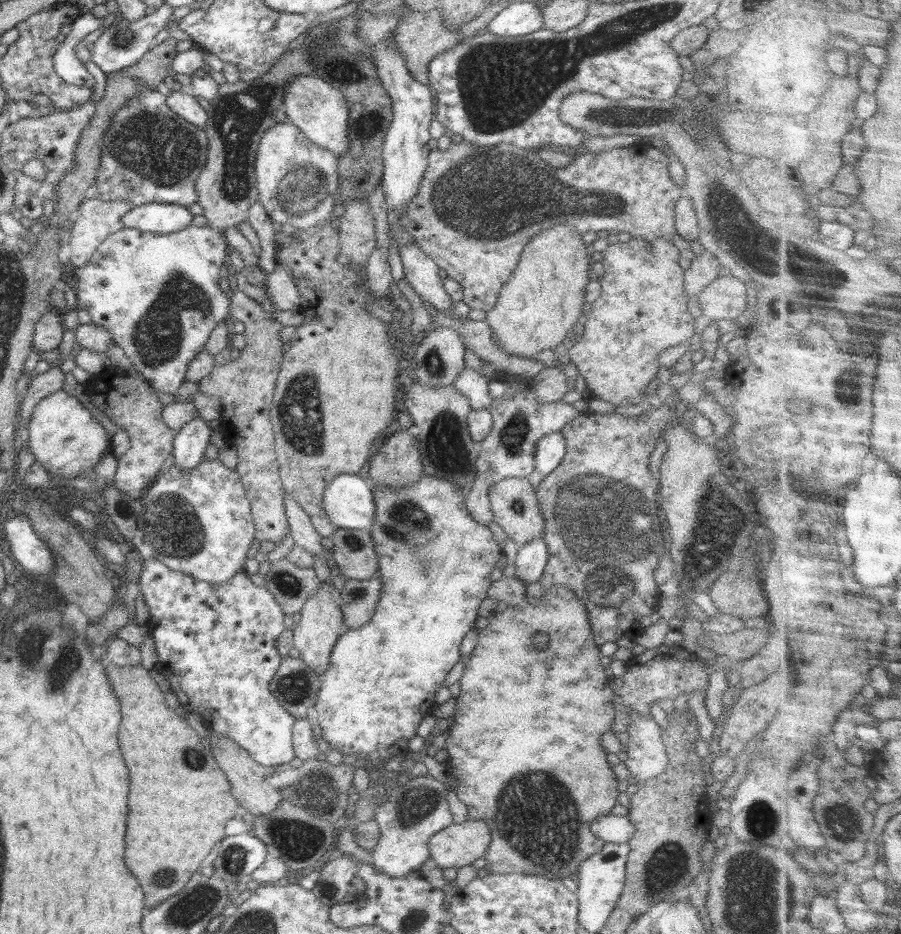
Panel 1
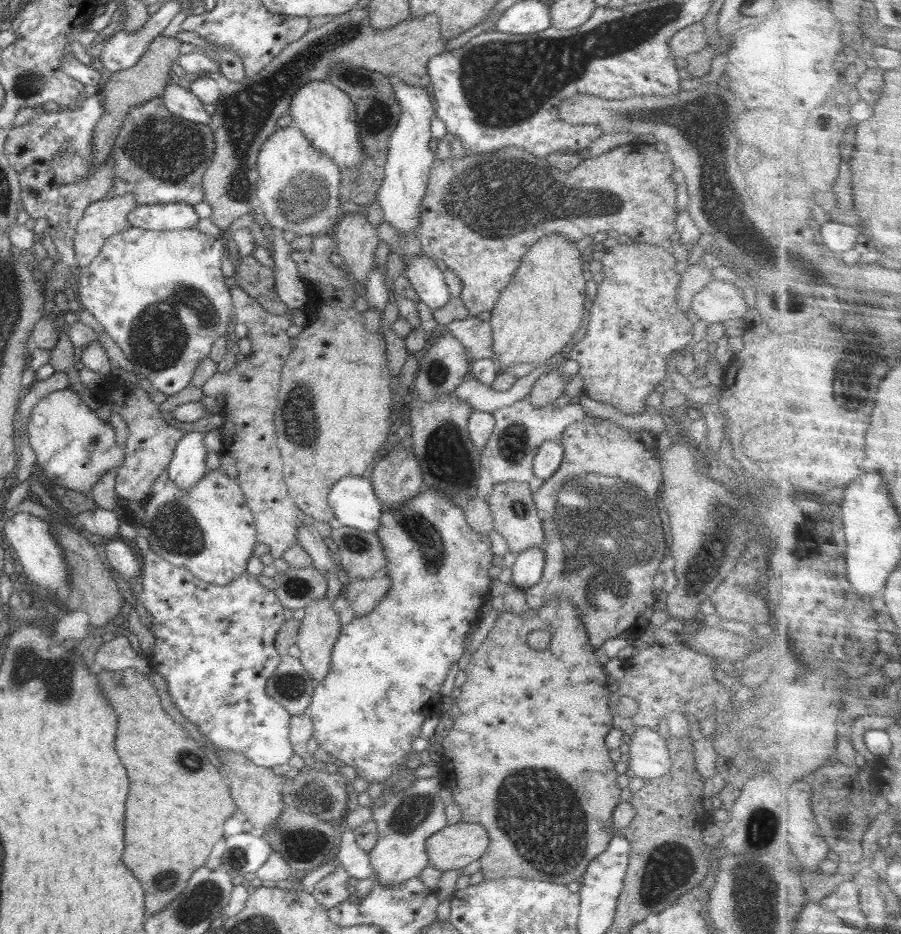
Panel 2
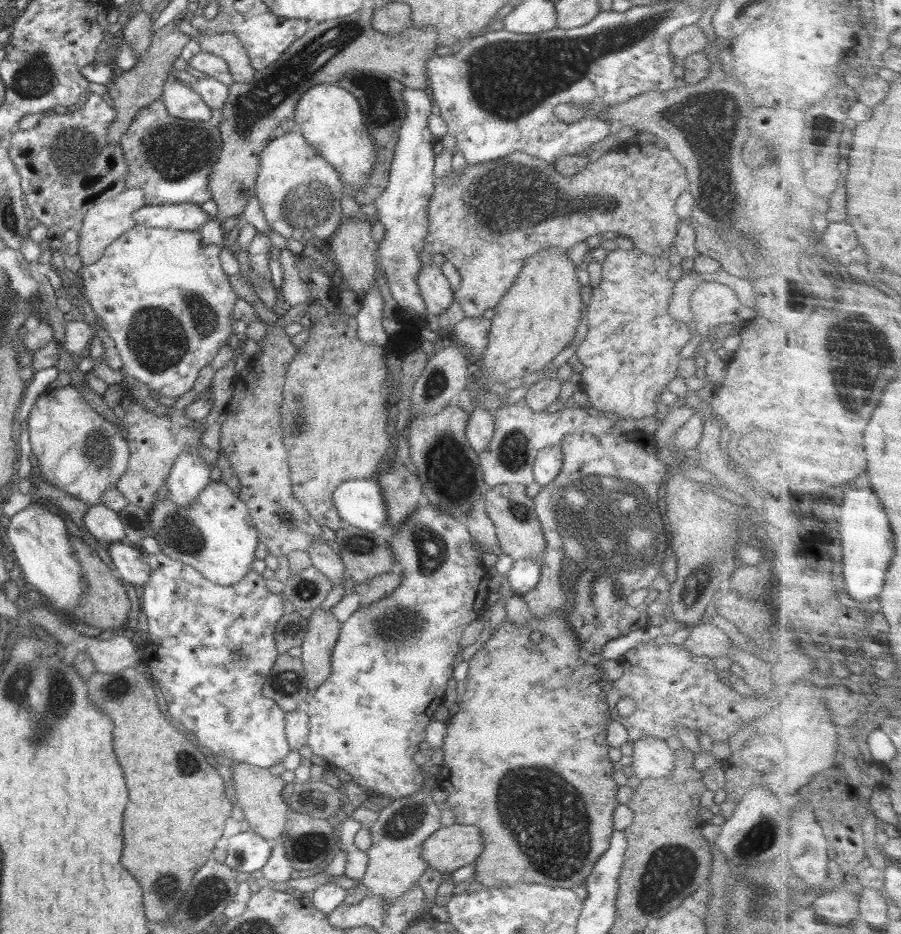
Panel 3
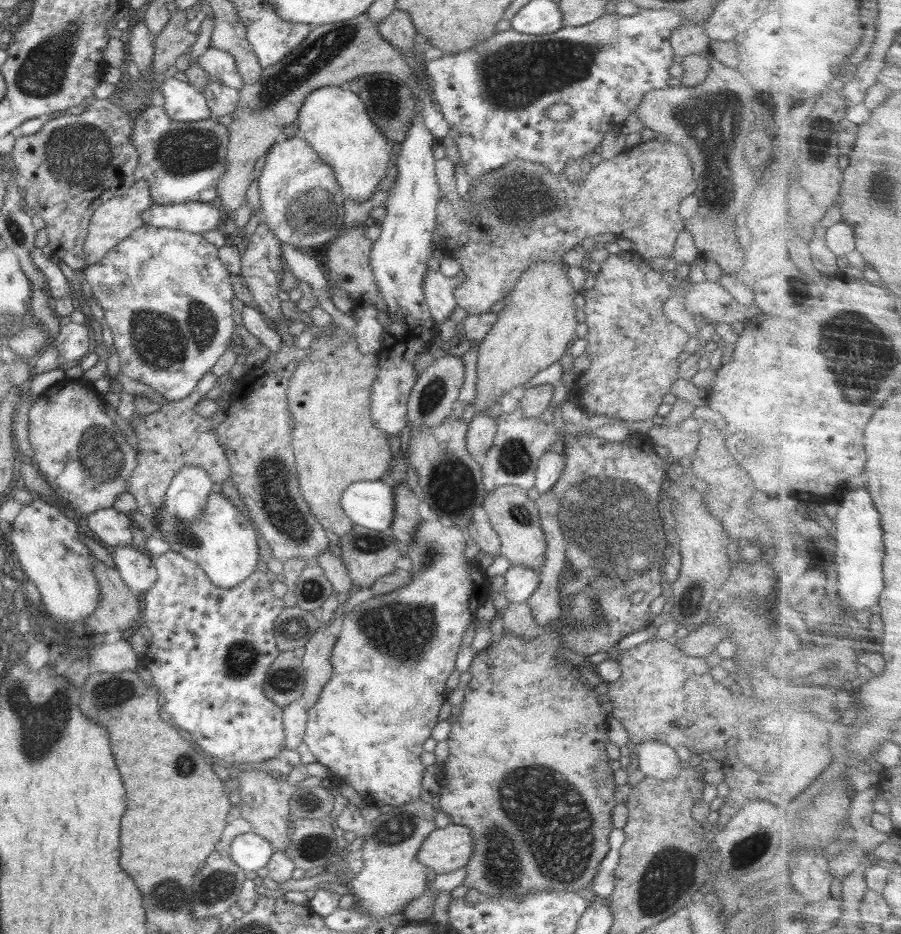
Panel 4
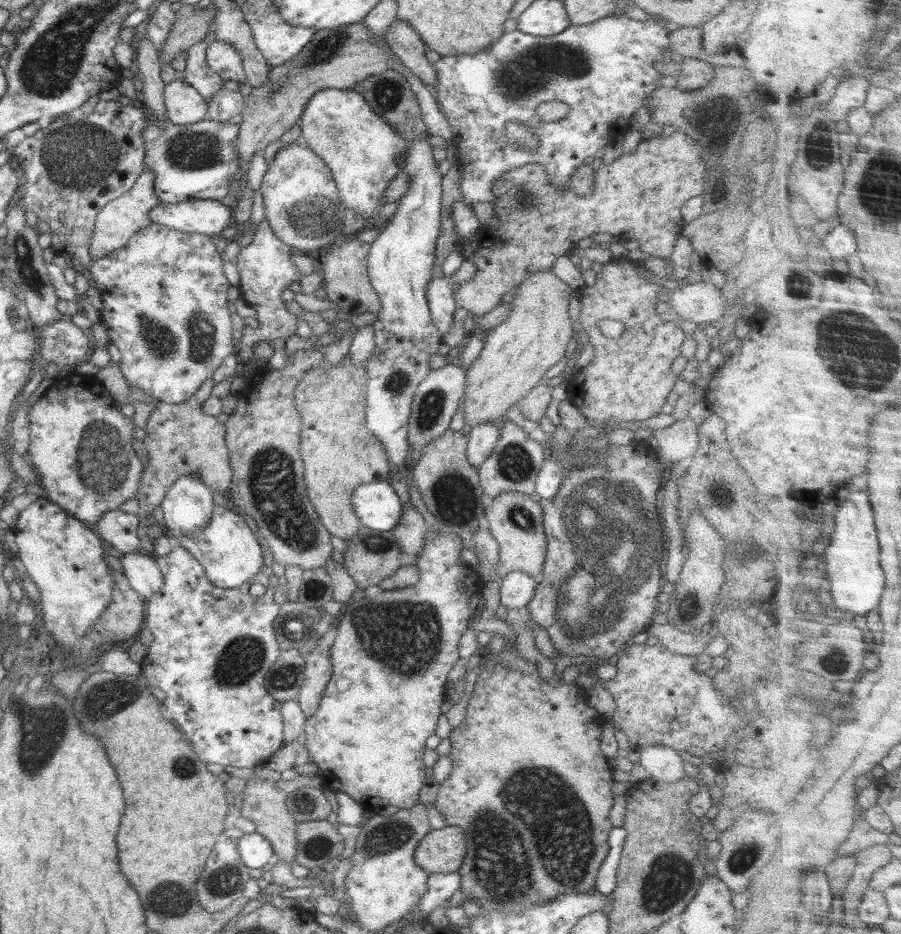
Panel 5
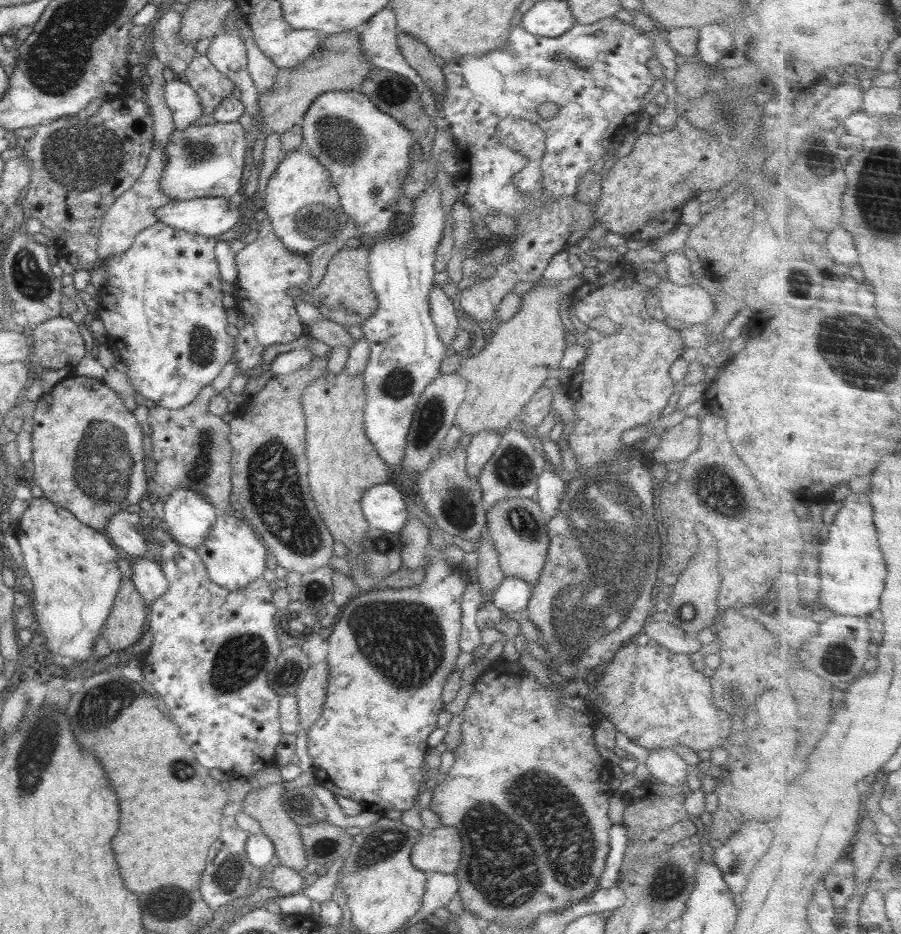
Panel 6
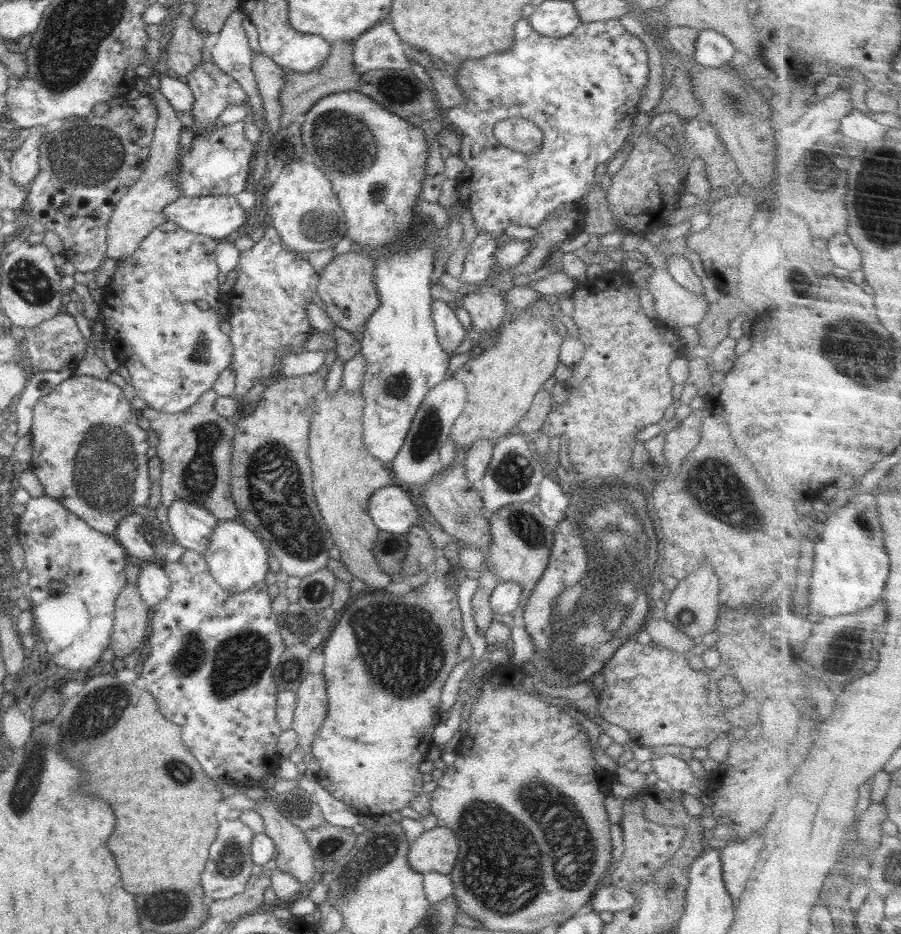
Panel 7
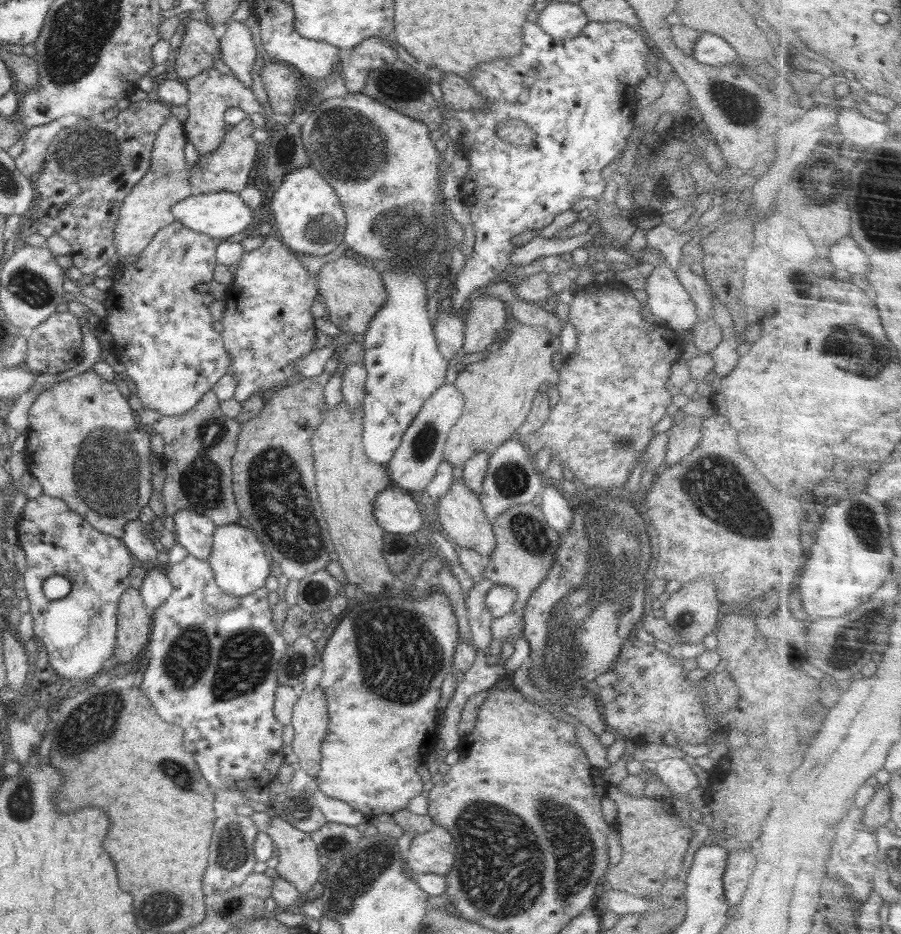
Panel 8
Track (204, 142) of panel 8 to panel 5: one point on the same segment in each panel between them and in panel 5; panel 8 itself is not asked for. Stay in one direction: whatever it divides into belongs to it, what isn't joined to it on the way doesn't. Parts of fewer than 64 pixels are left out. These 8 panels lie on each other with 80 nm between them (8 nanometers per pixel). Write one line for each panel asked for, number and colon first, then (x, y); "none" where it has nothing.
5: (198, 74)
6: (211, 86)
7: (213, 90)

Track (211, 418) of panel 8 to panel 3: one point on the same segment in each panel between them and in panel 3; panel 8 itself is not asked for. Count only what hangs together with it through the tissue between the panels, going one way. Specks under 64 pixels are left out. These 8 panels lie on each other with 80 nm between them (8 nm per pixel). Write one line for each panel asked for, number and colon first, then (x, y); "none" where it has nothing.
3: (155, 442)
4: (175, 436)
5: (180, 438)
6: (190, 445)
7: (195, 447)

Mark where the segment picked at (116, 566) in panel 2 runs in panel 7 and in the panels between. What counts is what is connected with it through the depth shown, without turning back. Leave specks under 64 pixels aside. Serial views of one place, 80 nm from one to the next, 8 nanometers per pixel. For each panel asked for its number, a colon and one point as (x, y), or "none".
3: (127, 559)
4: (136, 568)
5: (144, 576)
6: (149, 580)
7: (153, 585)

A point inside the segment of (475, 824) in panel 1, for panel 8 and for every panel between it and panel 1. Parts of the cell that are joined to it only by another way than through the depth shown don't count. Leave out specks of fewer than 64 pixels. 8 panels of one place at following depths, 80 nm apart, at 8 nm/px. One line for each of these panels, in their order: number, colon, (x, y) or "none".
2: (455, 846)
3: (451, 847)
4: (445, 849)
5: (442, 850)
6: (436, 850)
7: (435, 850)
8: (433, 851)

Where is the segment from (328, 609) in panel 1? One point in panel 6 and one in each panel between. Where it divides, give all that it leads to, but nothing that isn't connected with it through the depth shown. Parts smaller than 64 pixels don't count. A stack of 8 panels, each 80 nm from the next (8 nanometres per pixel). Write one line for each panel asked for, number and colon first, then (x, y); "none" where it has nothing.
2: (320, 629)
3: (323, 631)
4: (316, 660)
5: (318, 668)
6: (311, 693)

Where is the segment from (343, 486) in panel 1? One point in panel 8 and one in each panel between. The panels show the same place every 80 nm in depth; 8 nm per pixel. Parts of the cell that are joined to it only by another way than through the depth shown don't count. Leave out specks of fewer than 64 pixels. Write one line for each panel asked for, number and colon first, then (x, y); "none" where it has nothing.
2: (354, 503)
3: (360, 503)
4: (370, 504)
5: (376, 504)
6: (383, 505)
7: (390, 508)
8: (395, 510)

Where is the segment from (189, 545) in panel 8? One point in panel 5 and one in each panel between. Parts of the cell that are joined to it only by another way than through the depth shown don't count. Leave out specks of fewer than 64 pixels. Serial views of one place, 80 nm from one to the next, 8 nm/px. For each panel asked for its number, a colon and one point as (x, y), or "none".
5: (188, 505)
6: (189, 517)
7: (192, 525)

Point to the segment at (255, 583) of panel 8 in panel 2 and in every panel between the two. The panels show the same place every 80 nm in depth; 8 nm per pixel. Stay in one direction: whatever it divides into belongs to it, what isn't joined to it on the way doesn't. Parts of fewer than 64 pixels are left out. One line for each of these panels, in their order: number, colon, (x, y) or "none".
2: (209, 530)
3: (215, 535)
4: (220, 541)
5: (226, 548)
6: (234, 556)
7: (237, 559)

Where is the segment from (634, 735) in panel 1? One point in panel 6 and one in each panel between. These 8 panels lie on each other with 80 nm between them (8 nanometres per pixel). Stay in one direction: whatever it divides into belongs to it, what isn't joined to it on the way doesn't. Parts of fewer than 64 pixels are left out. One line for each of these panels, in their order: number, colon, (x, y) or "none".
2: (649, 756)
3: (652, 758)
4: (656, 759)
5: (663, 763)
6: (665, 765)

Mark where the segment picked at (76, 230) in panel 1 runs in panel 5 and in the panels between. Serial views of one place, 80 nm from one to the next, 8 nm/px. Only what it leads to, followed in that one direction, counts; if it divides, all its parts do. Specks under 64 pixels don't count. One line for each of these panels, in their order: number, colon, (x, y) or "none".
2: (106, 217)
3: (104, 222)
4: (115, 219)
5: (119, 219)

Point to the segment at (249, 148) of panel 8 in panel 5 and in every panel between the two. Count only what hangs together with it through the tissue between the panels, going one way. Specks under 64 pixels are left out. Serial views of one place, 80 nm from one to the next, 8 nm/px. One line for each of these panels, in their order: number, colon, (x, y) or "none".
5: (196, 161)
6: (203, 161)
7: (217, 164)

